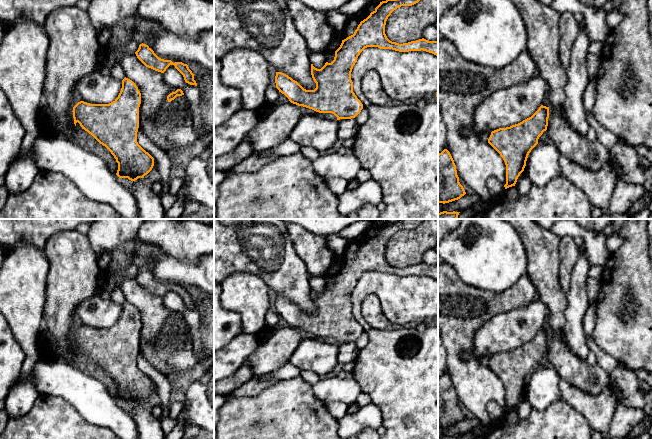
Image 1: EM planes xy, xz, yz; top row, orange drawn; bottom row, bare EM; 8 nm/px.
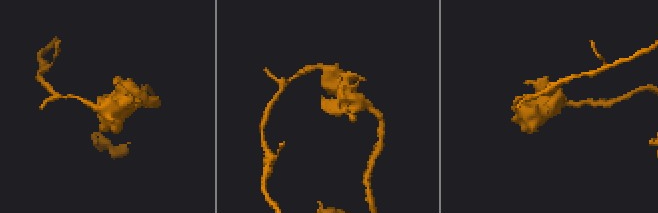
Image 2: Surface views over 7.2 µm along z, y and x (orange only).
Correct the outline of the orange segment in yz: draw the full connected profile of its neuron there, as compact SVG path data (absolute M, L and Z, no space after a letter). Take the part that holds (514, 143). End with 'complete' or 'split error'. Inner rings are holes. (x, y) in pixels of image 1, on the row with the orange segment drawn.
M541 105L529 118L491 132L488 143L500 154L506 165L505 189L515 186L524 171L531 150L547 130L549 107Z | complete

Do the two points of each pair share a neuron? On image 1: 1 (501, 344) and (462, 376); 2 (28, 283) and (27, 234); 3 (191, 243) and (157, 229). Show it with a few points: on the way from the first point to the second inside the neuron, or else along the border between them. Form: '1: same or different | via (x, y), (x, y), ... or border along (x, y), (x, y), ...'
1: different | border along (475, 334), (473, 342), (474, 354), (480, 358)
2: different | border along (42, 248), (18, 242), (10, 249)
3: same | via (183, 239), (172, 235), (165, 229)

